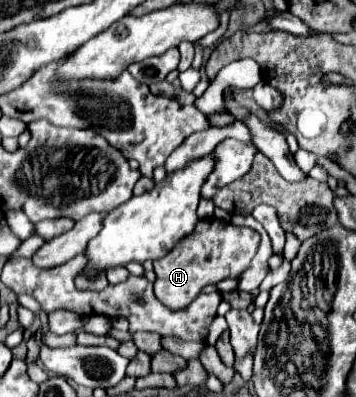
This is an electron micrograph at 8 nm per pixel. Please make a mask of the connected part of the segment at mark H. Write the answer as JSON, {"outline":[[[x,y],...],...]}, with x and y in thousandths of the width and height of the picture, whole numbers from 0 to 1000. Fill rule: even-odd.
{"outline":[[[607,547],[562,552],[551,577],[494,617],[461,652],[433,657],[433,738],[472,778],[522,778],[584,718],[624,703],[669,703],[713,652],[730,617],[730,587],[702,572],[663,572]]]}

